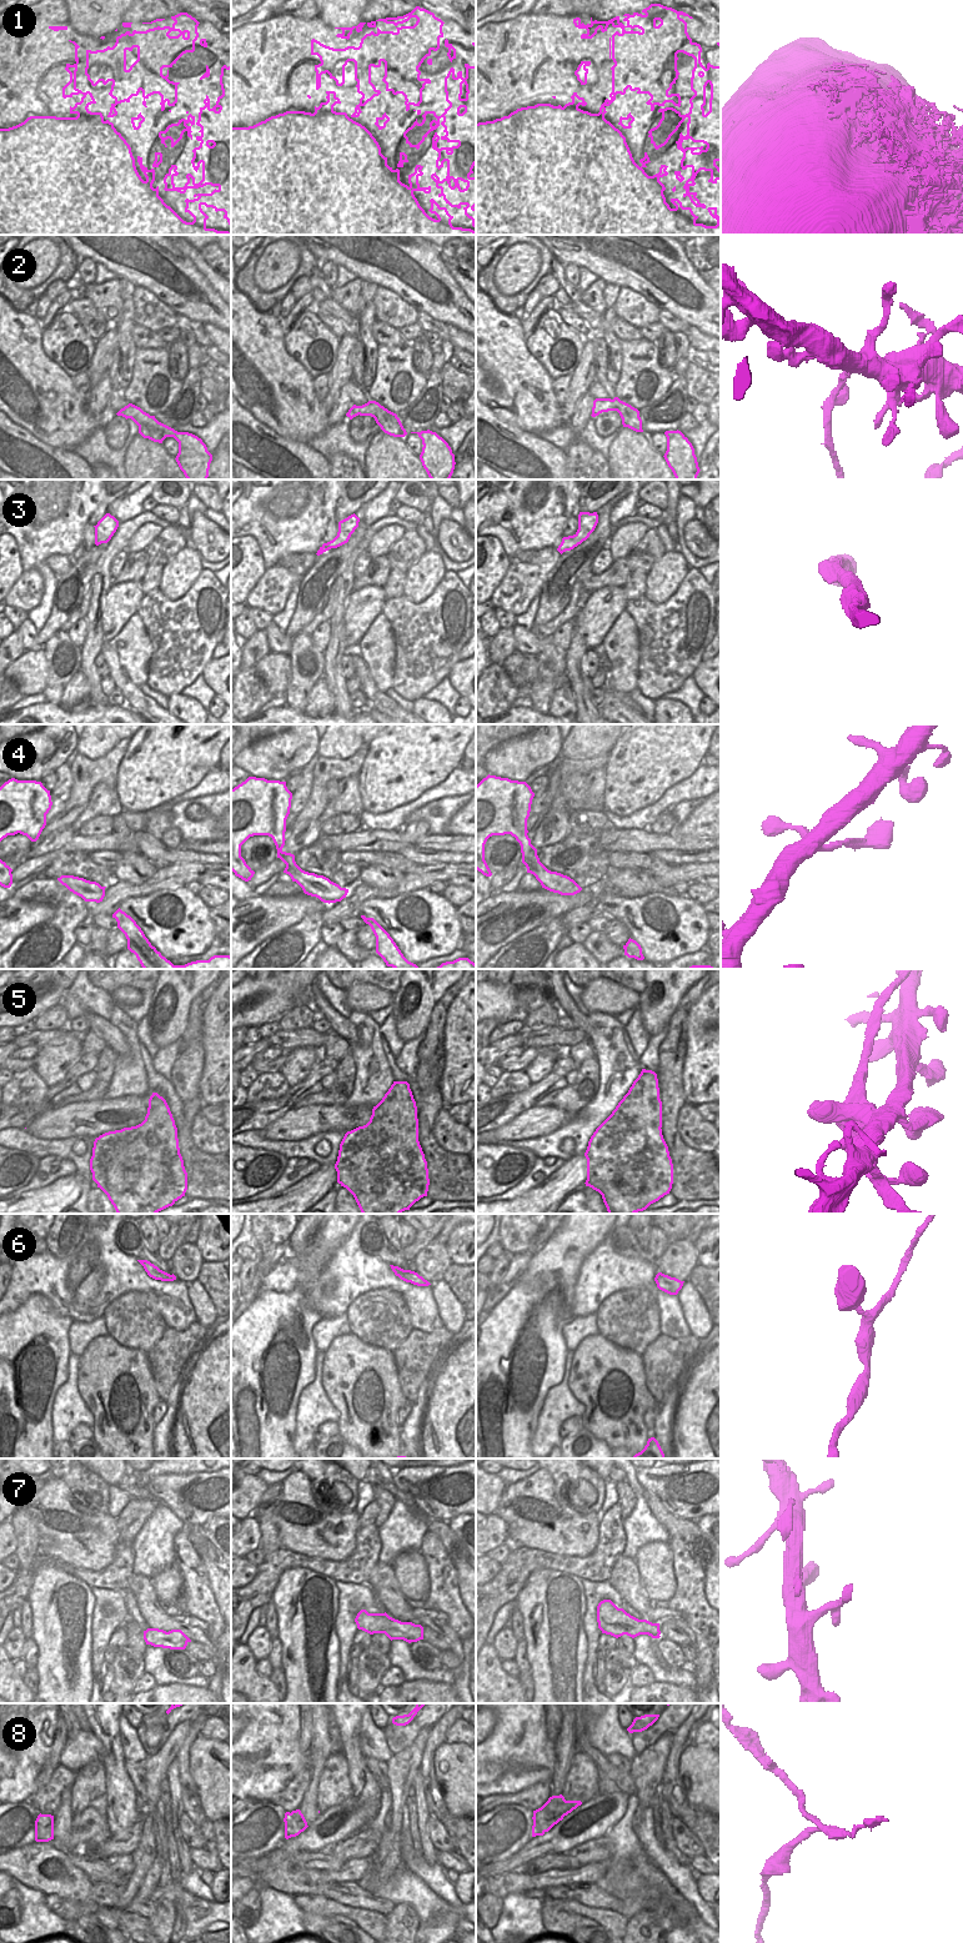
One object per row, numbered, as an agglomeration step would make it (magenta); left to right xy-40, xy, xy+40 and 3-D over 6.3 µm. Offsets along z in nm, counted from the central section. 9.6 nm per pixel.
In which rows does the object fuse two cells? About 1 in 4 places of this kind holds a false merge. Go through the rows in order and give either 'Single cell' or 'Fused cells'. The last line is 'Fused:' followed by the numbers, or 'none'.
1: Single cell
2: Fused cells
3: Single cell
4: Single cell
5: Fused cells
6: Single cell
7: Single cell
8: Fused cells
Fused: 2, 5, 8.

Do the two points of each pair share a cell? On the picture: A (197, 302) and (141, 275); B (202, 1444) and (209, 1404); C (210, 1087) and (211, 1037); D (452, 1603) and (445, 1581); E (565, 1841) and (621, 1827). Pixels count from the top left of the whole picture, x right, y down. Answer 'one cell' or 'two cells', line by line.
A: one cell
B: one cell
C: one cell
D: one cell
E: two cells

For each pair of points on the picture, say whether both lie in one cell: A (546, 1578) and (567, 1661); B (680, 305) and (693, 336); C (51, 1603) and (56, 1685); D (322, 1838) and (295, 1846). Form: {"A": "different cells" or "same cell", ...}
{"A": "same cell", "B": "different cells", "C": "same cell", "D": "same cell"}

